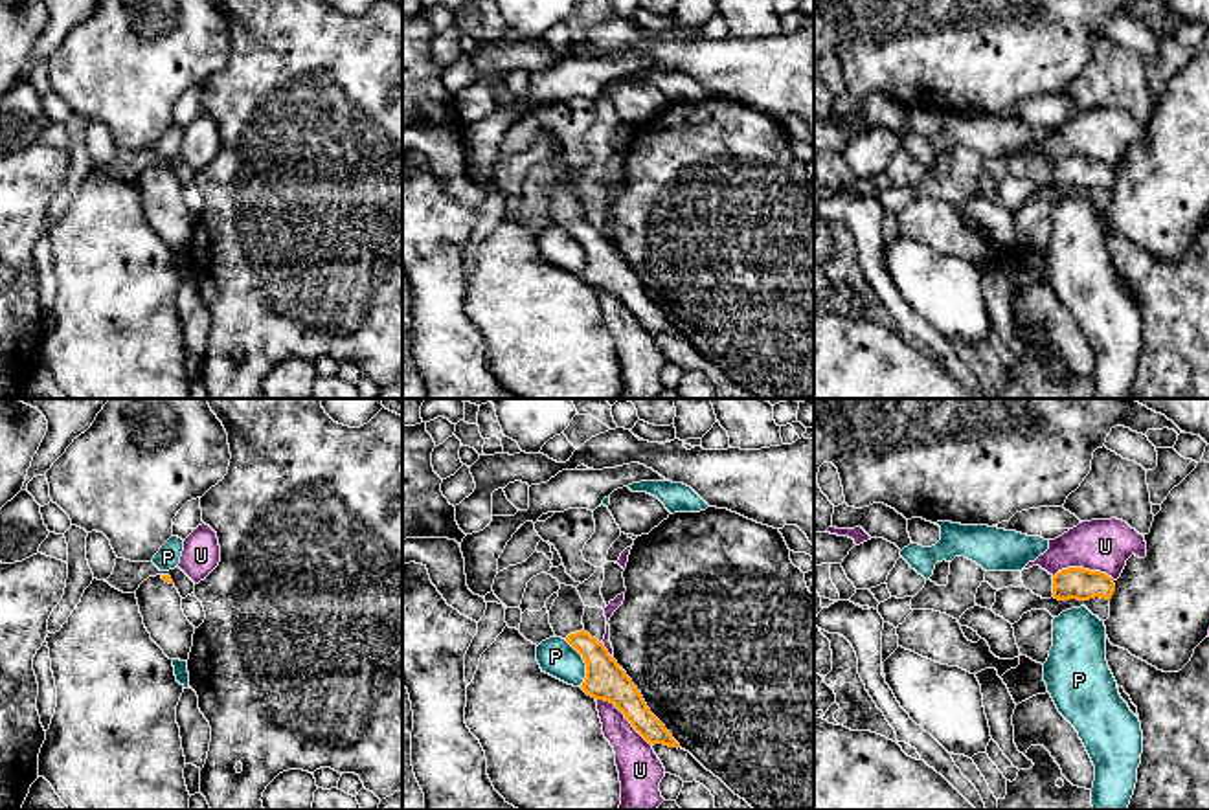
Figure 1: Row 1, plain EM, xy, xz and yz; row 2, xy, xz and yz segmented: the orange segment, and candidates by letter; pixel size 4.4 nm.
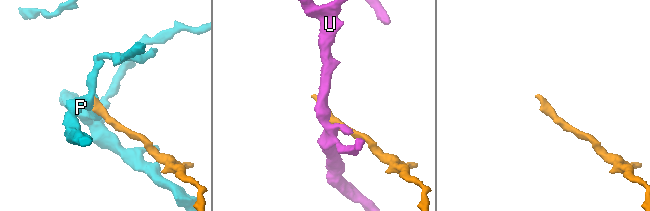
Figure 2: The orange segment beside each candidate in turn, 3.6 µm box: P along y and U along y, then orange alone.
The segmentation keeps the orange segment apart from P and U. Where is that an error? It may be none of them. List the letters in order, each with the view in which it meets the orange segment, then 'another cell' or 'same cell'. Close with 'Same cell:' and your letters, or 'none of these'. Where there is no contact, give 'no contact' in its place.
P: xz | another cell
U: yz | another cell
Same cell: none of these

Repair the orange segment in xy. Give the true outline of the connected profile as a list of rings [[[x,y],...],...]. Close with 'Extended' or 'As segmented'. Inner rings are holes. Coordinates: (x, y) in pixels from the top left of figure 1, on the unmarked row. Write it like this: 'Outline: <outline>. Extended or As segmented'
Outline: [[[169,163],[149,165],[136,178],[143,213],[169,248],[187,250],[195,215],[182,198],[182,186]]]. Extended

